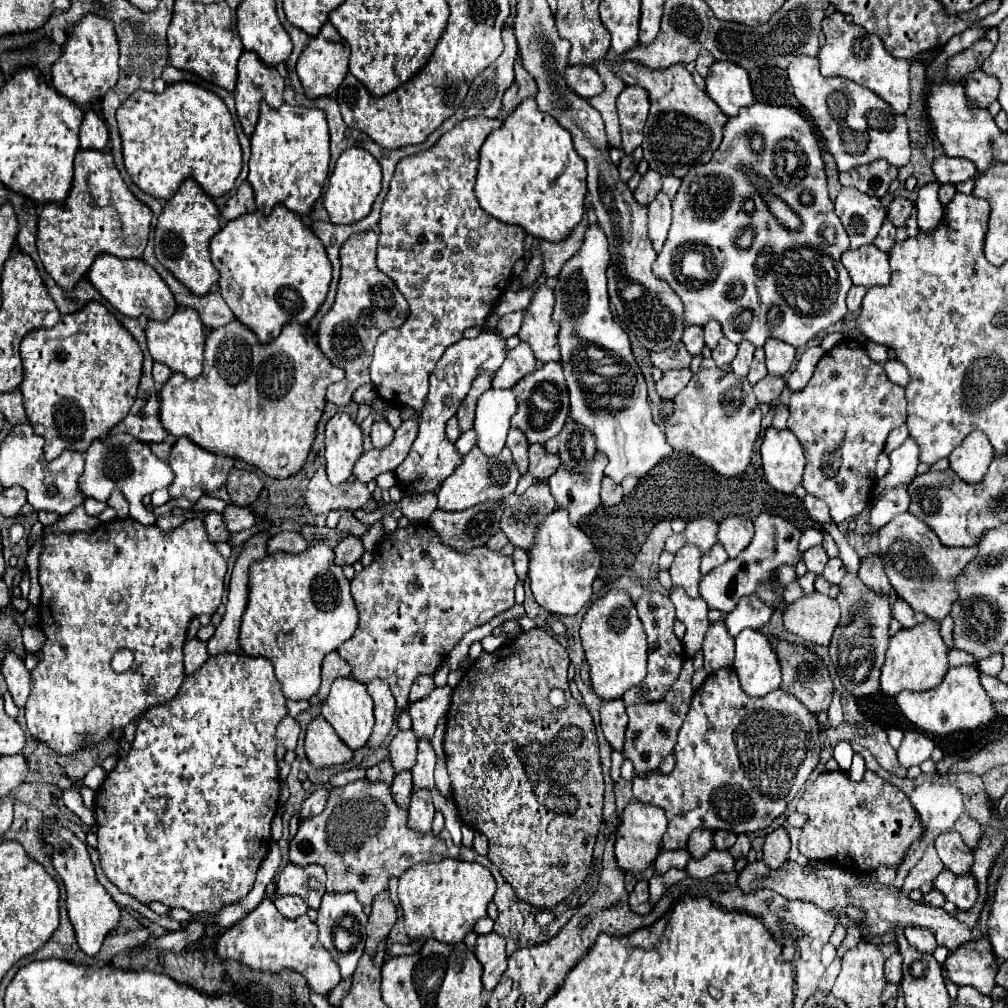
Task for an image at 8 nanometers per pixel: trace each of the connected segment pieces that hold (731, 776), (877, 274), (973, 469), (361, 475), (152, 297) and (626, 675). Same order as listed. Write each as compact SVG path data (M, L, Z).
M723 669L723 671L717 671L717 673L709 675L707 681L693 695L689 713L685 717L685 723L683 723L683 727L679 731L679 739L677 739L677 745L675 745L675 767L673 767L673 771L671 773L653 771L653 773L649 773L645 777L635 777L633 779L633 795L635 795L637 801L649 803L649 805L657 805L657 807L661 807L665 811L667 821L669 821L669 829L663 835L663 849L671 849L671 851L685 849L687 847L687 839L689 839L689 835L695 829L709 829L709 831L725 829L725 831L733 831L733 833L753 833L753 831L761 831L761 829L769 827L773 823L773 819L779 817L787 809L791 799L797 795L801 785L807 781L807 777L811 775L811 771L819 763L819 751L821 751L821 741L819 741L817 717L809 709L805 709L793 695L789 695L789 693L785 693L781 689L775 689L775 691L771 691L765 697L749 697L741 689L735 671L733 669Z
M863 245L859 249L849 249L841 255L841 263L851 275L853 285L861 287L875 287L875 285L887 285L891 267L889 267L889 255L879 251L875 245Z
M973 431L967 439L949 455L951 469L967 483L977 483L985 477L989 463L993 461L995 453L985 435L981 431Z
M417 413L409 421L403 421L403 425L397 429L395 439L393 439L393 443L389 447L385 447L381 451L379 449L371 449L369 453L363 453L359 457L359 461L355 463L355 467L353 467L353 475L359 481L369 483L379 473L395 471L397 465L409 453L409 447L413 445L415 435L417 435Z
M99 255L89 269L89 281L119 313L127 317L145 315L155 321L167 321L177 307L167 283L143 259L121 259L115 255Z
M609 589L587 609L581 625L581 645L591 667L593 691L605 701L621 697L647 675L647 639L643 623L639 621L631 595L623 589Z

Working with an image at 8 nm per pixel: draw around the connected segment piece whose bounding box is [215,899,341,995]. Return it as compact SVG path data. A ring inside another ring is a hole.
M263 899L261 905L255 911L251 911L239 925L225 931L217 939L215 951L221 961L235 959L241 965L255 971L265 973L281 973L283 969L297 971L307 979L311 991L319 995L327 995L341 981L339 967L333 963L331 955L317 943L317 925L307 915L297 919L285 919L275 909L271 899Z

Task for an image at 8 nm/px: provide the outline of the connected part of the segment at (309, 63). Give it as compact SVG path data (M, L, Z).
M327 21L319 35L311 37L309 43L305 45L299 61L297 61L297 75L301 79L301 85L305 89L305 95L309 99L315 97L323 97L323 95L331 95L337 91L337 87L341 85L343 77L347 75L347 63L349 63L349 45L341 39L339 31Z

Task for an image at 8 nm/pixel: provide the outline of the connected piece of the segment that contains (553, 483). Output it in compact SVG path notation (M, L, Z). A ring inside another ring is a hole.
M595 455L593 465L581 475L569 473L565 467L559 467L559 471L549 477L549 487L553 491L553 497L557 499L557 509L569 511L573 525L579 525L583 517L591 515L599 507L599 489L605 465L607 459Z

